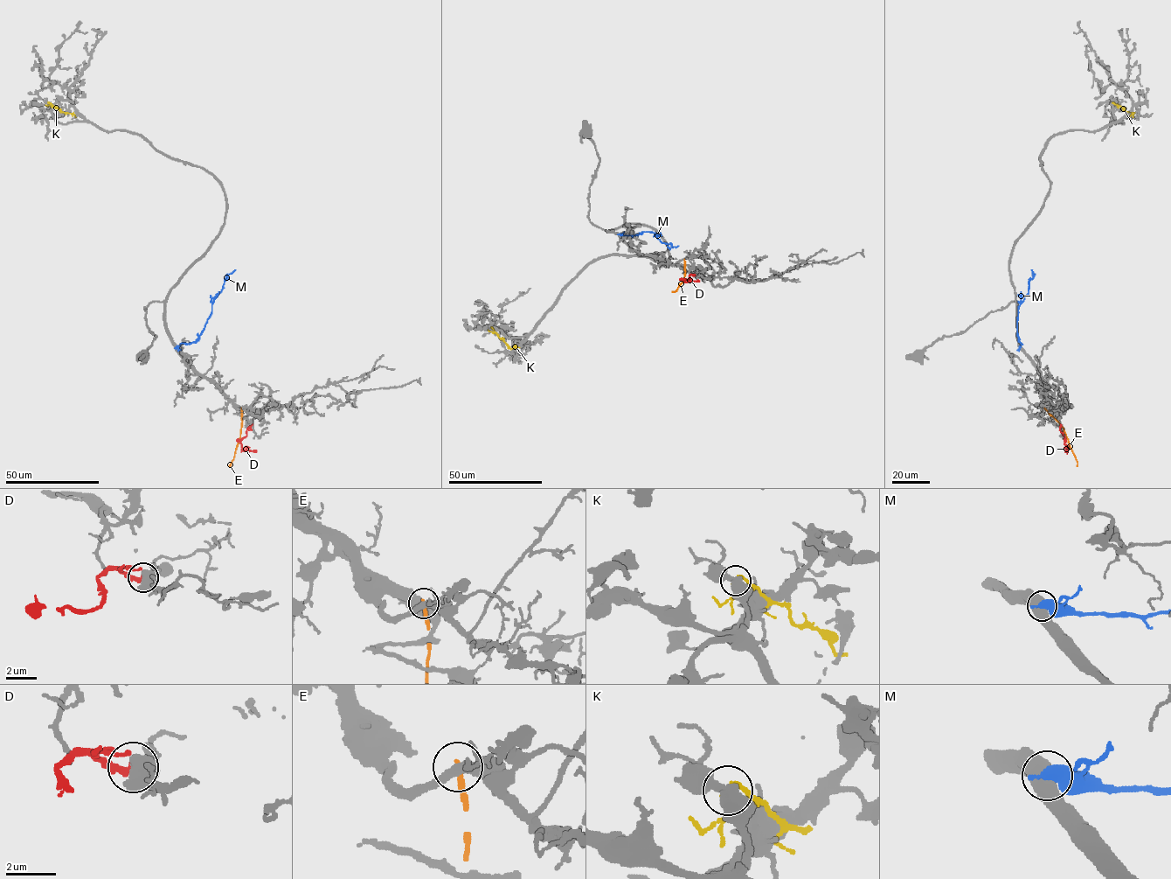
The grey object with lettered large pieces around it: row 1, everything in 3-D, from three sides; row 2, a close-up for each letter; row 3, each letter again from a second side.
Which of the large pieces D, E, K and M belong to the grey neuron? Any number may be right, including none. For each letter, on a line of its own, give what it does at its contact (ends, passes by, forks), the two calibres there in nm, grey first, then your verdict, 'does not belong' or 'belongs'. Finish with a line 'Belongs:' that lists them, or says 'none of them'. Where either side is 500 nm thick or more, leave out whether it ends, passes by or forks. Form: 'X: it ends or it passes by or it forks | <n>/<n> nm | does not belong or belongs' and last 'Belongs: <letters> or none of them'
D: 550/280 nm | belongs
E: it ends | 360/200 nm | does not belong
K: 500/240 nm | does not belong
M: 650/700 nm | does not belong
Belongs: D

